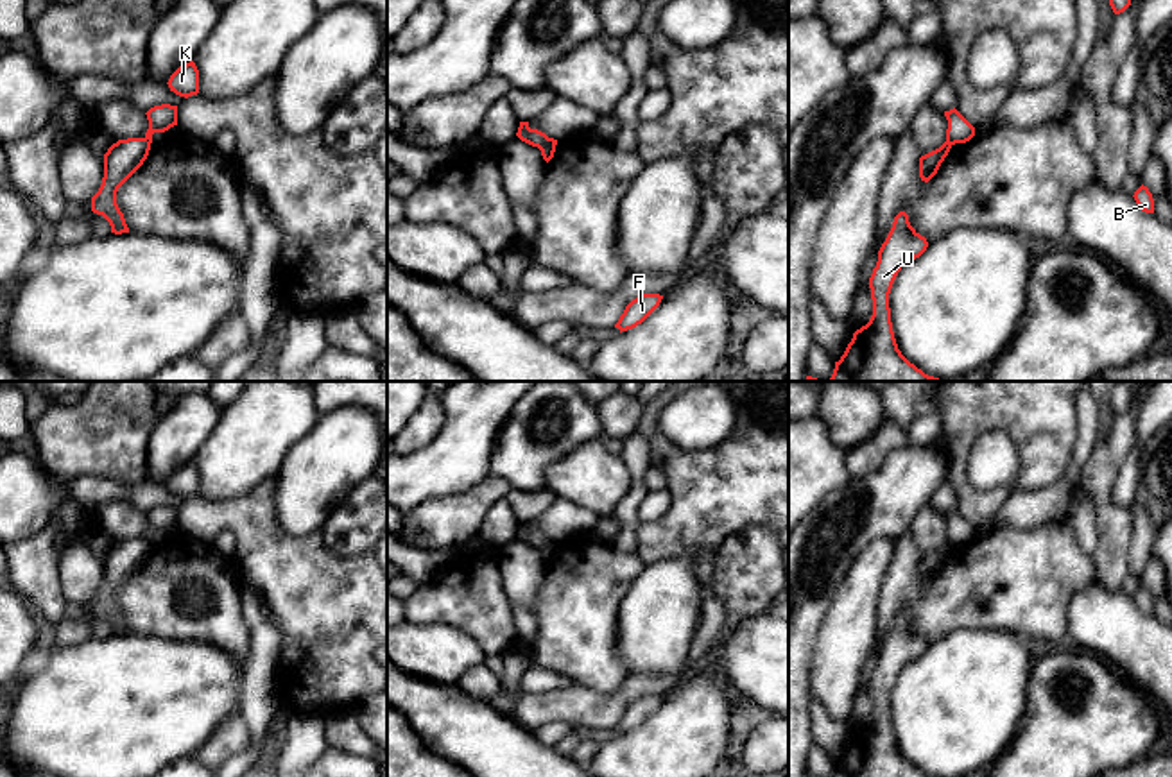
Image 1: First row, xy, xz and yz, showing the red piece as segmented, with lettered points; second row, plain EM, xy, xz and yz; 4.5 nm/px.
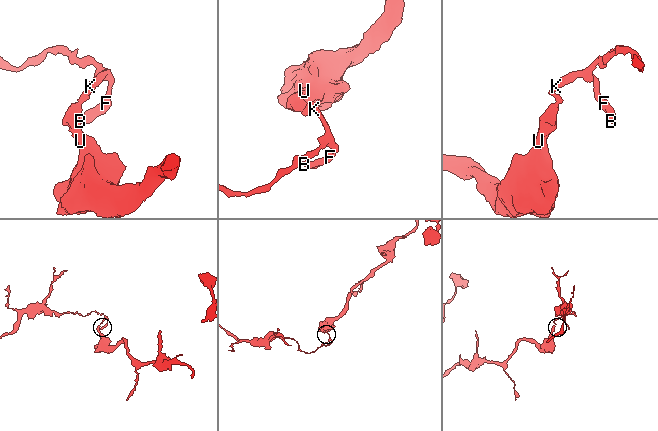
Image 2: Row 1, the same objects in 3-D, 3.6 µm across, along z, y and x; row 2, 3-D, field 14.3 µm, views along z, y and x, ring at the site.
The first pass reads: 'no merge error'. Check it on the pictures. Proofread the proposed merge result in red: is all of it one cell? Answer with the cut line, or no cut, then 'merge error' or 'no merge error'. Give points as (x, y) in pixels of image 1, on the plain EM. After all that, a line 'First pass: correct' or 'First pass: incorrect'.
xz (549, 539), (538, 548) | merge error
First pass: incorrect

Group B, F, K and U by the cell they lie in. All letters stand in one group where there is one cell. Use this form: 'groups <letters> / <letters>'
groups B F K / U

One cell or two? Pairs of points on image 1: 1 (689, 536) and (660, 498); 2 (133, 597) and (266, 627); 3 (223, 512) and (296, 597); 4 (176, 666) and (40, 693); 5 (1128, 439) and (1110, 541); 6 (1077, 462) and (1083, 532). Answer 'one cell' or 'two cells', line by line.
1: two cells
2: two cells
3: one cell
4: one cell
5: one cell
6: two cells

